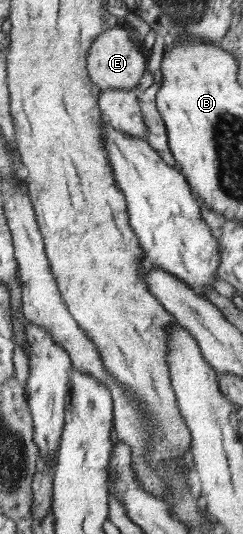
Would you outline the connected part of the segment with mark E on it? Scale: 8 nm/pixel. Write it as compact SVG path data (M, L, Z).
M111 26L101 32L99 37L93 40L89 52L87 52L87 71L91 81L100 90L107 89L136 89L139 80L147 73L148 62L138 46L129 38L129 31L121 26Z

